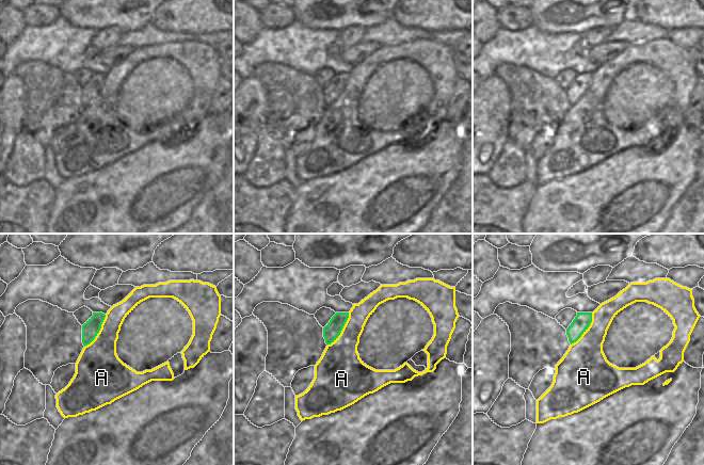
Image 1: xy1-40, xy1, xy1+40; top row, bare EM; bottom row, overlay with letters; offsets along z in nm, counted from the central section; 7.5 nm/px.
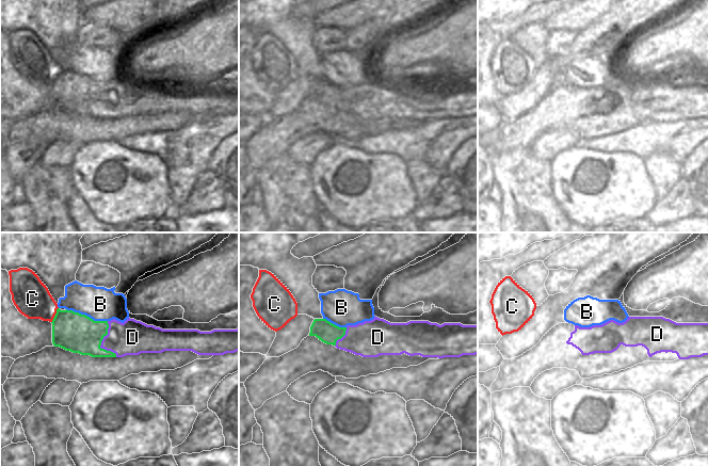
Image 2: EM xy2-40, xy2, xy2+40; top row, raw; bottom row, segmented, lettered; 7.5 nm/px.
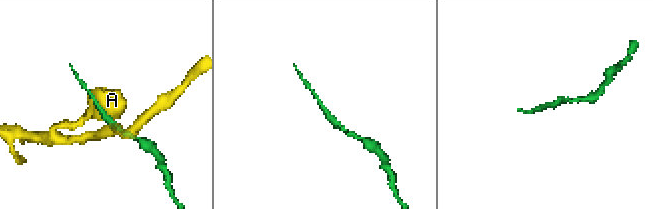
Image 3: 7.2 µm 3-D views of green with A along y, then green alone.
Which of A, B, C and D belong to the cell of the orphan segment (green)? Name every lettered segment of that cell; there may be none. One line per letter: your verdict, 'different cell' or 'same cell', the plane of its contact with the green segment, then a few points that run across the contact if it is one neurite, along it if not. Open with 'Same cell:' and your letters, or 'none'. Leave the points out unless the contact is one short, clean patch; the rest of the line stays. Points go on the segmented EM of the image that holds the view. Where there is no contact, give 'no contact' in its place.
Same cell: D
A: different cell; contact in xy1
B: different cell; contact in xy2-40
C: different cell; contact in xy2-40
D: same cell; contact in xy2-40

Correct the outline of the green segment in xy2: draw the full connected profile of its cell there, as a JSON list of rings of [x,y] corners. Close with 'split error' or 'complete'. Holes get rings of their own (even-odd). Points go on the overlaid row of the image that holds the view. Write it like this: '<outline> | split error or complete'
[[[374,317],[371,321],[339,327],[326,319],[315,319],[309,336],[363,357],[405,353],[444,358],[478,354],[478,325],[461,323],[390,323]]] | split error

